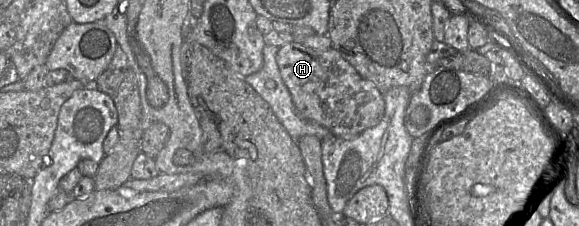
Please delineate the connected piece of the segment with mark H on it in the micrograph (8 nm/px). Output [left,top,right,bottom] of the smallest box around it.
[276,41,384,139]

